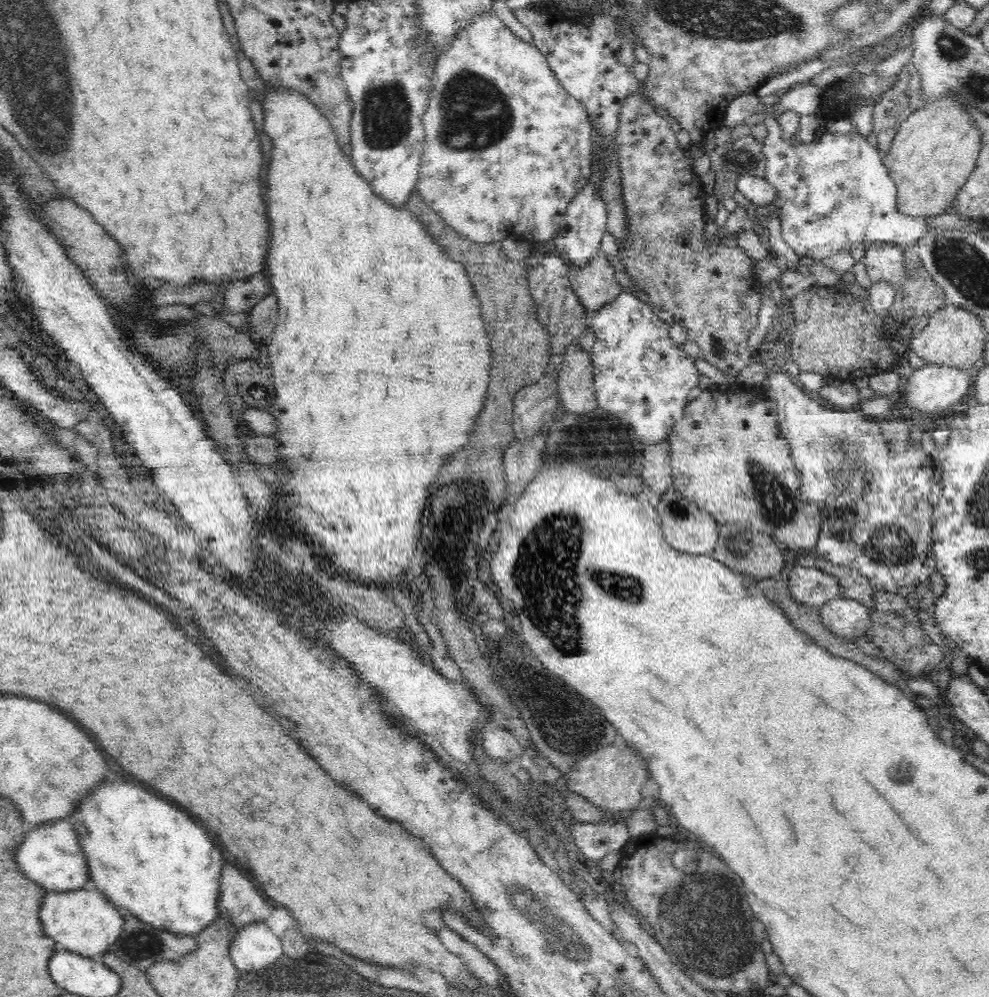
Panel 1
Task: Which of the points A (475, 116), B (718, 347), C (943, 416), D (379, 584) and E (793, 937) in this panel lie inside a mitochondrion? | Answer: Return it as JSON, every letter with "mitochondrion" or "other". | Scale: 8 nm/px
{"A":"mitochondrion","B":"mitochondrion","C":"other","D":"other","E":"other"}

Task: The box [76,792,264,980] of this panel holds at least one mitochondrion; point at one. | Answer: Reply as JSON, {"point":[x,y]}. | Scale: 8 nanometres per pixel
{"point":[142,945]}

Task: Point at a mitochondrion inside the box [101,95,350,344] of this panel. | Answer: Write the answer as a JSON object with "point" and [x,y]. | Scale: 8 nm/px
{"point":[179,326]}

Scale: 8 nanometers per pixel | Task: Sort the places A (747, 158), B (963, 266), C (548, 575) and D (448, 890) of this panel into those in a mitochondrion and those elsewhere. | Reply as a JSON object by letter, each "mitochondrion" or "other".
{"A":"mitochondrion","B":"mitochondrion","C":"mitochondrion","D":"other"}

